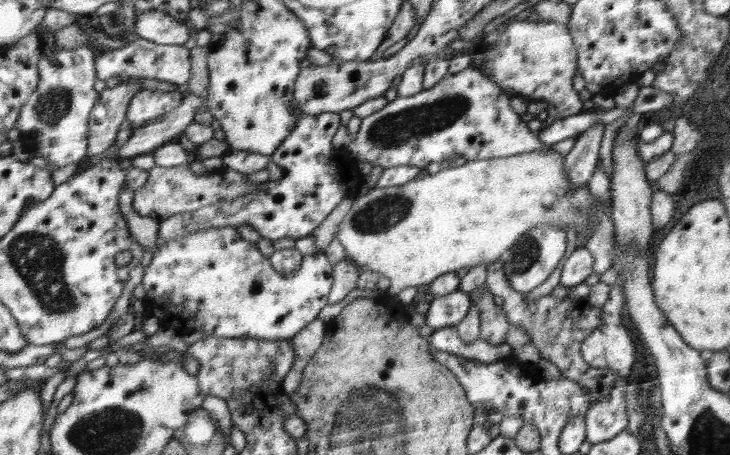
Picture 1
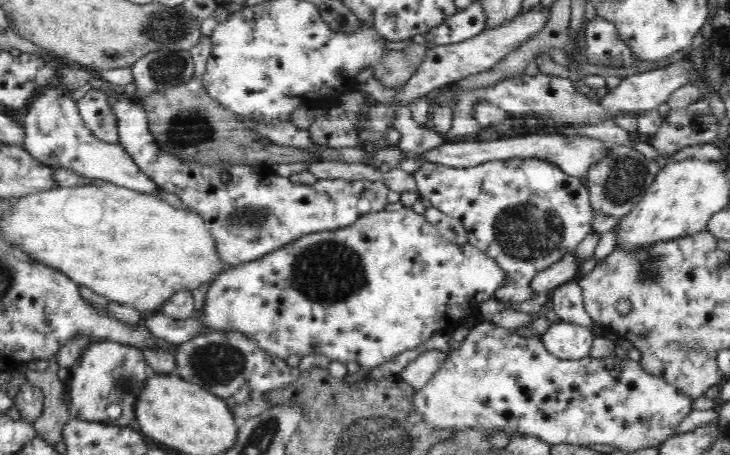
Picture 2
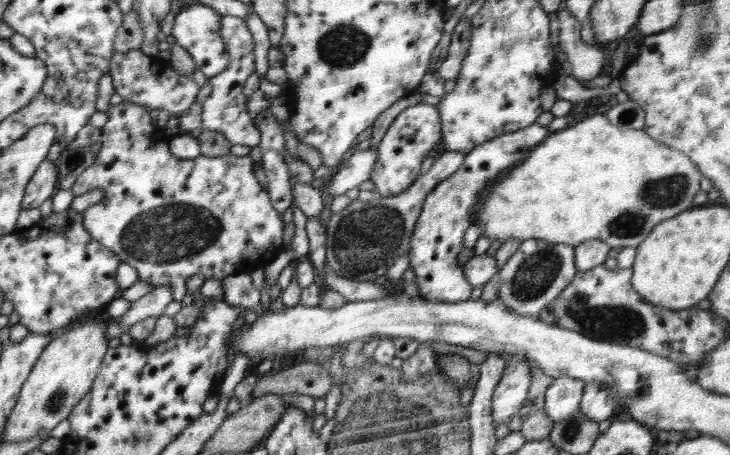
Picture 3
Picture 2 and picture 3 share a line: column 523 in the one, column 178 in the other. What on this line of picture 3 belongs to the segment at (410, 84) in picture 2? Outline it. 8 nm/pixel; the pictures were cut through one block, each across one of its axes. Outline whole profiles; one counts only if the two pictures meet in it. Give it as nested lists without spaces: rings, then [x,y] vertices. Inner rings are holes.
[[[197,2],[192,6],[186,6],[176,15],[172,28],[172,36],[176,39],[176,43],[190,54],[198,70],[208,79],[222,73],[231,62],[227,44],[220,34],[221,20],[223,17],[214,8]]]

